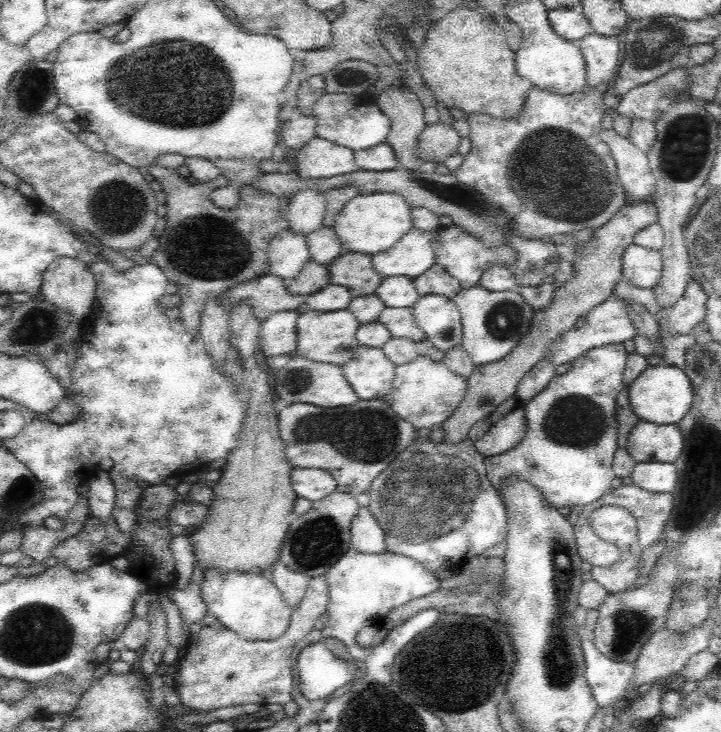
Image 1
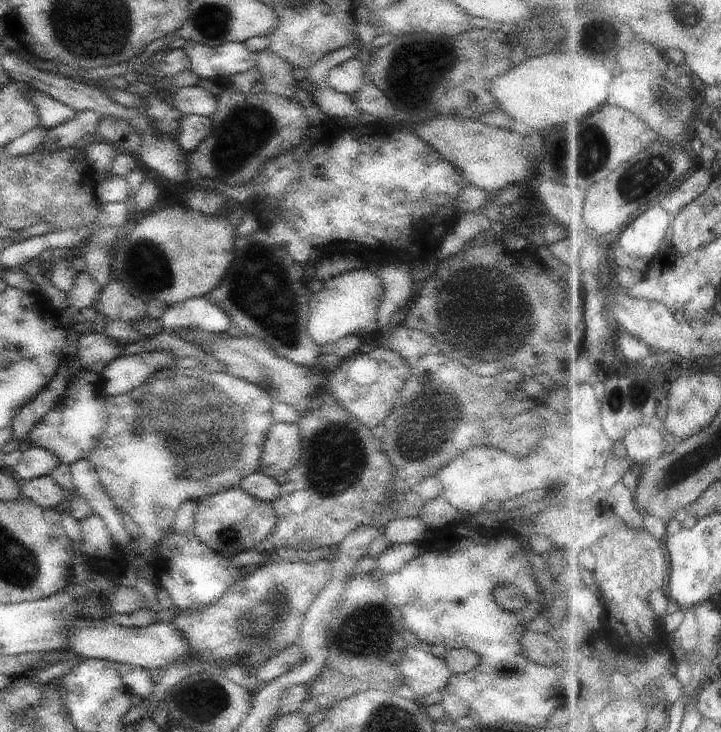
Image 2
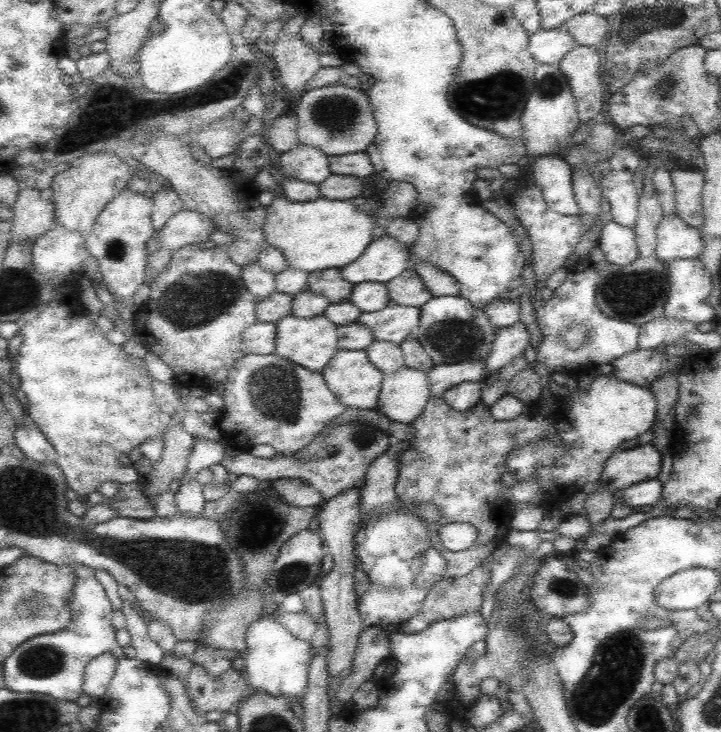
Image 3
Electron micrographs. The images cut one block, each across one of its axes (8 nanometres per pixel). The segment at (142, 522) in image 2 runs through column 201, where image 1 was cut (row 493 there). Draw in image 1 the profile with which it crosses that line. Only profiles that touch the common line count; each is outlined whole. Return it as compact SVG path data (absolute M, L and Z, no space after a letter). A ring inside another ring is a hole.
M416 438L412 446L392 462L392 466L374 478L368 493L369 511L386 534L386 550L417 560L439 577L455 574L469 557L484 554L507 536L506 507L497 488L488 480L484 457L468 438L458 444L448 444L443 440L438 444L428 438Z

